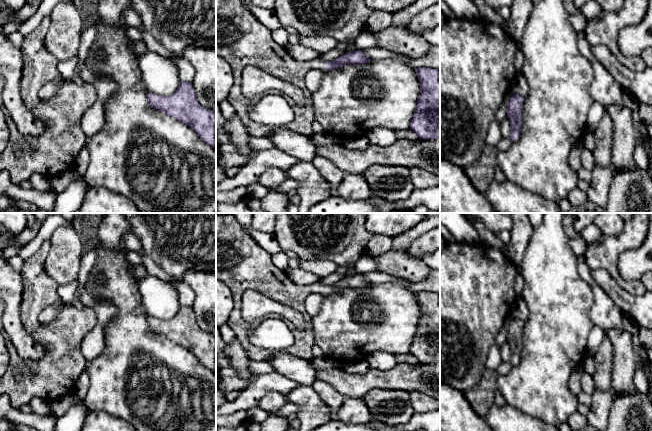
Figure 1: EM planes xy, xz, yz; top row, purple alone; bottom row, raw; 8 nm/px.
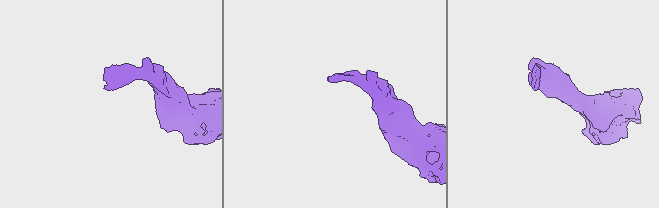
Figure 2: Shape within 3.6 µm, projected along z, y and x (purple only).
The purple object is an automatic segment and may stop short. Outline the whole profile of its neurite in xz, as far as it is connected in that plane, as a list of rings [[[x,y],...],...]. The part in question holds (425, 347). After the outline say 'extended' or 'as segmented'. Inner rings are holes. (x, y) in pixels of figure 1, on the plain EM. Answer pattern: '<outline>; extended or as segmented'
[[[420,291],[416,296],[420,319],[410,352],[419,363],[440,362],[440,294]]]; as segmented

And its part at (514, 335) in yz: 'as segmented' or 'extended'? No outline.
as segmented

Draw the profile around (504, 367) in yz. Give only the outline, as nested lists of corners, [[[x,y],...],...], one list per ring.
[[[502,361],[496,371],[498,375],[506,375],[512,368],[513,365],[510,363],[510,361]]]

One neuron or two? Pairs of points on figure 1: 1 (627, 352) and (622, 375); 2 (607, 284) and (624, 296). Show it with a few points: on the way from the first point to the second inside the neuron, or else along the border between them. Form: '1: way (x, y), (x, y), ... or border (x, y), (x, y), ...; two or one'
1: way (625, 358), (623, 369); one
2: way (611, 287), (620, 296); one

